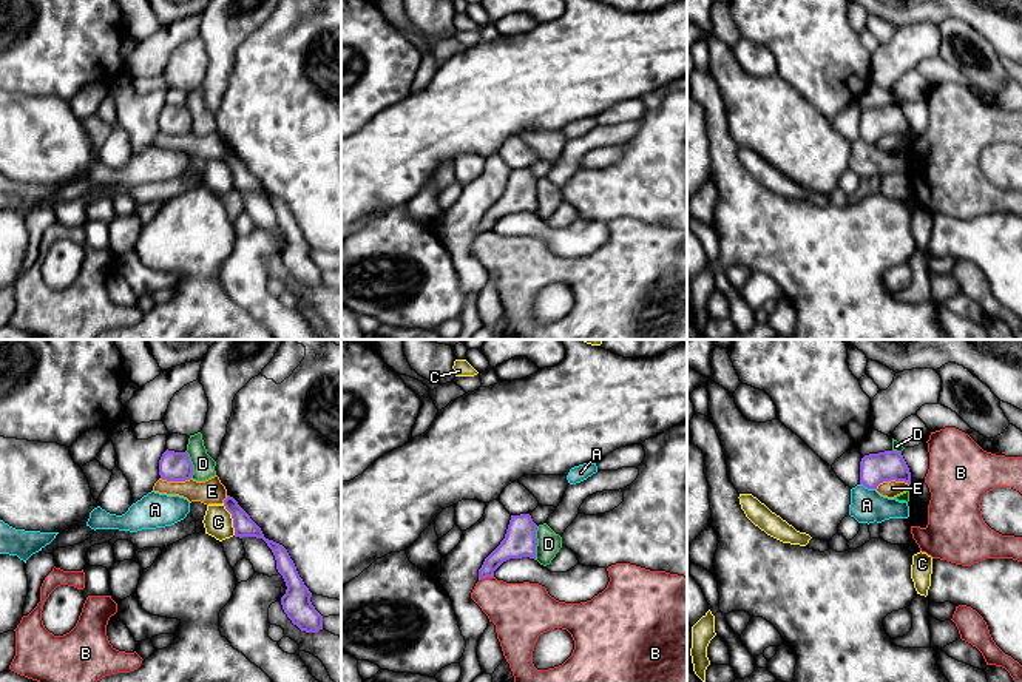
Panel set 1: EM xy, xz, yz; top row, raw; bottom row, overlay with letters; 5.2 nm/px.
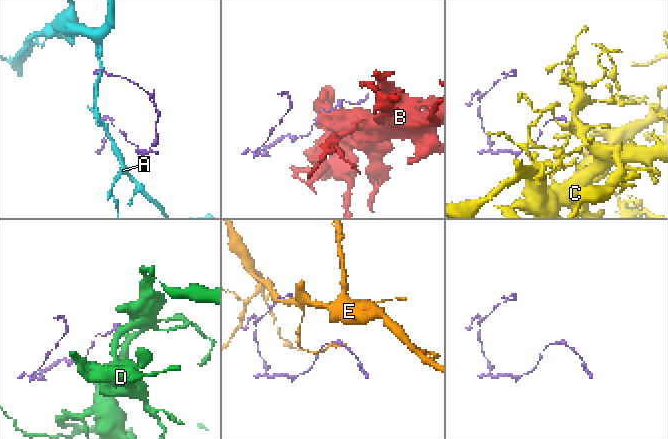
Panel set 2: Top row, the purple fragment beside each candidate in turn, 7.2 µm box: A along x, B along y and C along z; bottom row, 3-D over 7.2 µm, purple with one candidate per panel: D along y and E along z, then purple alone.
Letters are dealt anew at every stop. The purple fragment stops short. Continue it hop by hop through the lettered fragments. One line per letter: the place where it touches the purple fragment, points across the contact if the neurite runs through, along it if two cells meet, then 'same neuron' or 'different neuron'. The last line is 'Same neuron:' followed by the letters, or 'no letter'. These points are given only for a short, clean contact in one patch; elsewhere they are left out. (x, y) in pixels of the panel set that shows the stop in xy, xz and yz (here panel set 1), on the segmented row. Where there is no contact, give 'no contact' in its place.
A: contact yz (868, 488); border yz (860, 483), (874, 489); different neuron
B: contact xz (485, 577); different neuron
C: contact xy (232, 517); border xy (223, 503), (230, 514), (235, 534); different neuron
D: contact xz (536, 543); border xz (538, 526), (534, 559); different neuron
E: contact yz (891, 479); different neuron
Same neuron: no letter

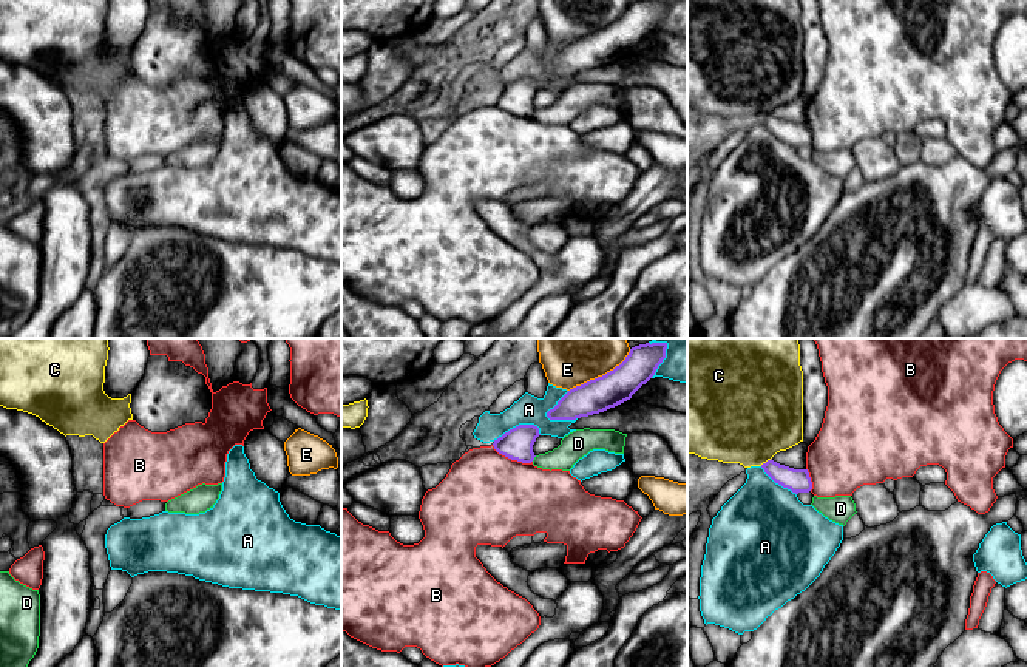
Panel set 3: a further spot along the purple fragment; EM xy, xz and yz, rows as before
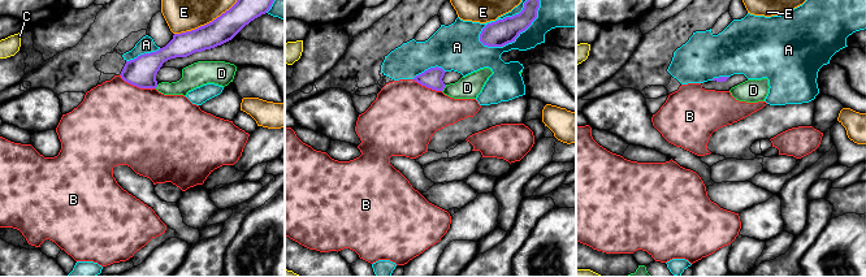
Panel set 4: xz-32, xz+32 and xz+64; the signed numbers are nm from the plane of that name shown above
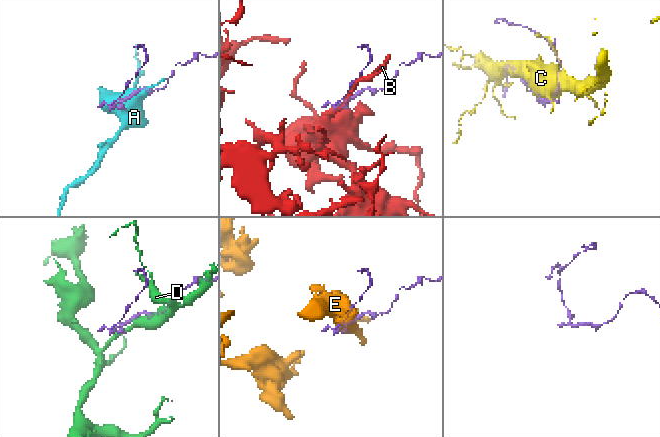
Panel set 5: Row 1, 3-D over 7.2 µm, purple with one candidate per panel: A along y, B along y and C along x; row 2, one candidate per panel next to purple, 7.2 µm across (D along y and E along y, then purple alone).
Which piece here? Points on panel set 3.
A: contact xz (555, 406); different neuron
B: contact xz (511, 459); different neuron
C: contact yz (766, 462); different neuron
D: contact xz (533, 459); way xz (518, 443), (533, 459), (559, 459), (578, 443); same neuron
E: contact xz (603, 375); different neuron
Same neuron: D

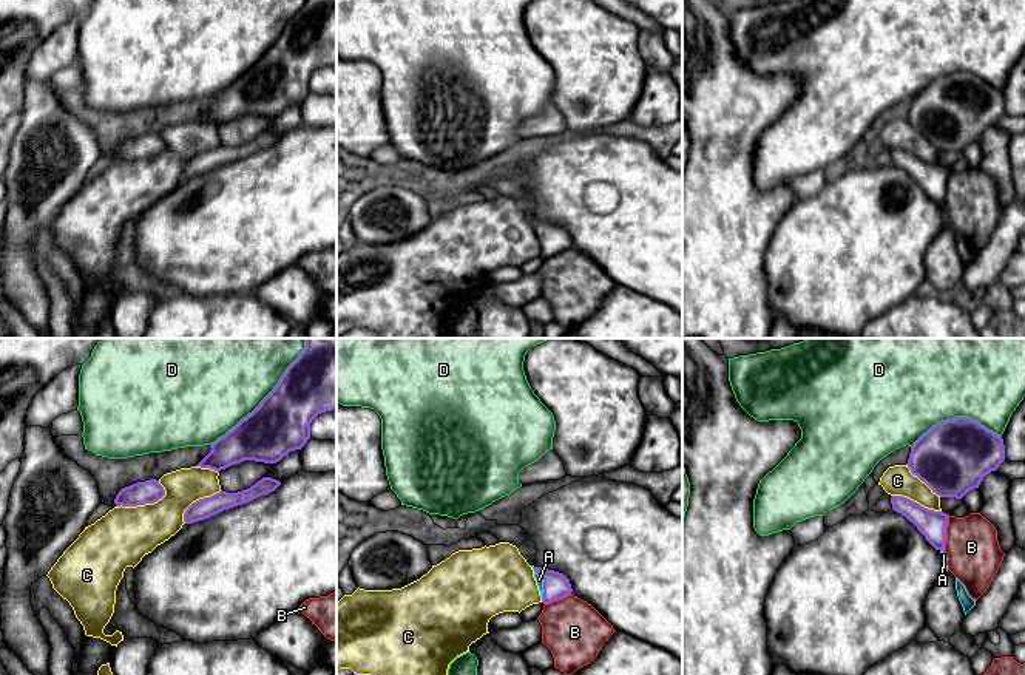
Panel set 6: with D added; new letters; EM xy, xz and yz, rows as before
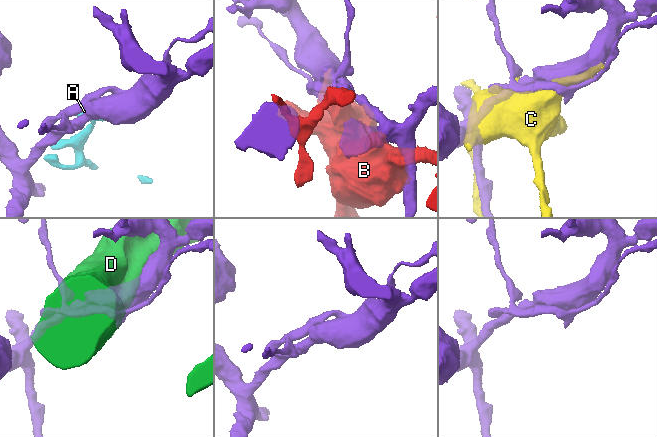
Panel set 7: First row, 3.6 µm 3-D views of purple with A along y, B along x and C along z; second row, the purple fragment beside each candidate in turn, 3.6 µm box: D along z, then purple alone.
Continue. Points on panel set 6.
A: contact xz (544, 583); different neuron
B: contact yz (945, 533); different neuron
C: contact xy (142, 504); different neuron
D: contact xy (267, 396); different neuron
Same neuron: no letter

